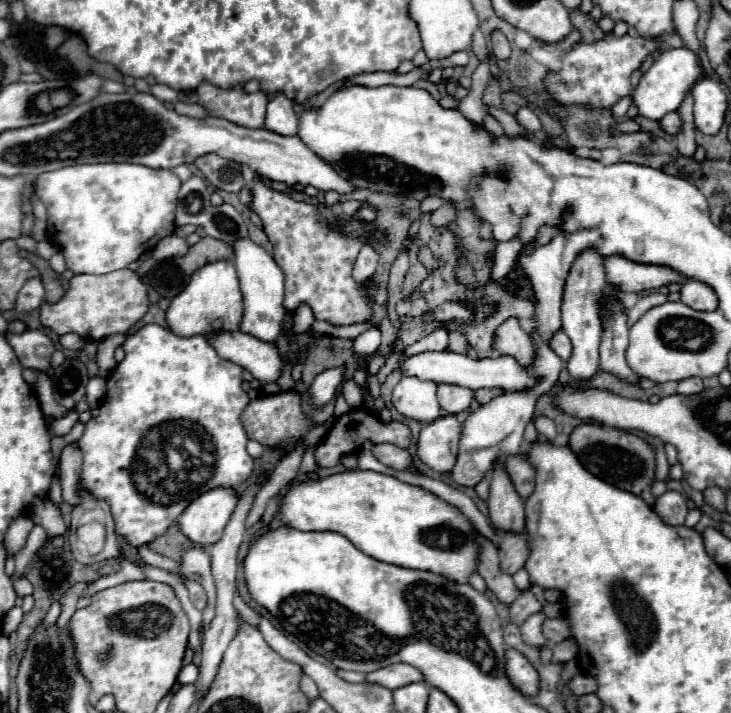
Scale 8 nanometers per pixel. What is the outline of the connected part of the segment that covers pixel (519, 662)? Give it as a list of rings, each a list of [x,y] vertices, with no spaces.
[[[508,649],[506,653],[506,673],[512,681],[512,685],[522,691],[526,697],[538,695],[538,671],[532,667],[532,663],[514,649]]]

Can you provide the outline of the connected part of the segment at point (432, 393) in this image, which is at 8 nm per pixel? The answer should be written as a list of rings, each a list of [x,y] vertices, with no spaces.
[[[402,377],[394,387],[392,403],[408,419],[432,423],[440,417],[440,405],[436,399],[436,383],[422,381],[418,377]]]

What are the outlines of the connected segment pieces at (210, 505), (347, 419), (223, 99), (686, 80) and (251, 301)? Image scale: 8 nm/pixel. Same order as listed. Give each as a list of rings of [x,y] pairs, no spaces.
[[[218,487],[206,491],[184,509],[178,517],[178,527],[194,545],[214,545],[220,541],[236,501],[236,489]]]
[[[356,407],[348,413],[344,413],[344,417],[338,417],[332,425],[332,429],[324,435],[324,439],[320,441],[320,445],[316,447],[316,465],[318,467],[334,467],[340,463],[340,457],[342,455],[350,455],[350,453],[358,453],[358,449],[362,449],[364,441],[370,441],[370,443],[392,443],[396,447],[402,447],[406,449],[412,441],[412,433],[408,429],[408,425],[404,425],[402,421],[390,421],[390,423],[382,423],[370,409],[362,409],[362,407]]]
[[[202,83],[196,89],[196,95],[198,105],[202,105],[210,117],[222,117],[250,129],[258,129],[264,125],[268,99],[262,91],[246,95],[242,87],[218,89],[210,83]]]
[[[684,47],[680,49],[664,49],[660,57],[650,65],[650,69],[640,77],[634,93],[632,93],[632,105],[638,107],[640,117],[646,119],[662,119],[666,113],[676,111],[686,95],[688,89],[692,89],[702,79],[700,67],[696,63],[696,55]]]
[[[250,237],[248,239],[236,239],[232,243],[234,247],[234,265],[240,279],[240,289],[244,295],[244,315],[240,323],[240,331],[248,333],[260,341],[272,343],[280,331],[282,321],[286,317],[286,311],[280,303],[280,295],[284,295],[284,273],[276,265],[270,253],[266,253],[260,245],[256,245]]]

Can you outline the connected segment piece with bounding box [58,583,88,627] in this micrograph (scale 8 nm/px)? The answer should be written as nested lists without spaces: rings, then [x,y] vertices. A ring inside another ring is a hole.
[[[80,583],[80,587],[72,587],[72,591],[64,591],[64,599],[60,599],[62,613],[58,617],[58,627],[66,627],[66,623],[70,621],[70,617],[76,611],[76,603],[84,595],[86,587],[88,587],[88,583]]]

